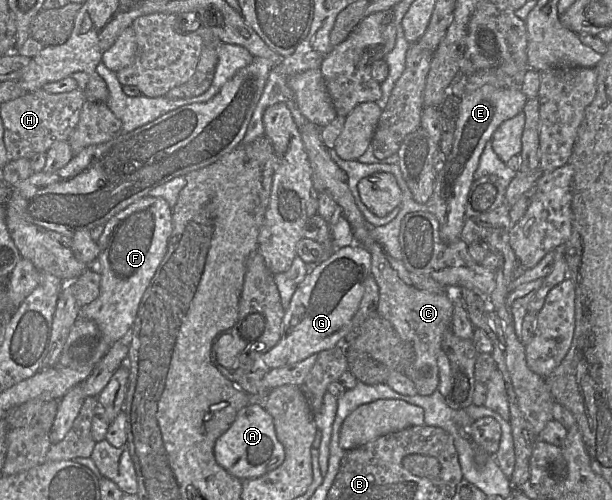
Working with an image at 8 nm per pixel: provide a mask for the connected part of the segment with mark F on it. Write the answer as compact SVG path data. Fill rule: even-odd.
M145 196L113 216L100 235L95 262L101 275L100 295L79 310L79 317L94 321L112 344L132 328L142 297L162 262L172 233L172 207L160 197Z

